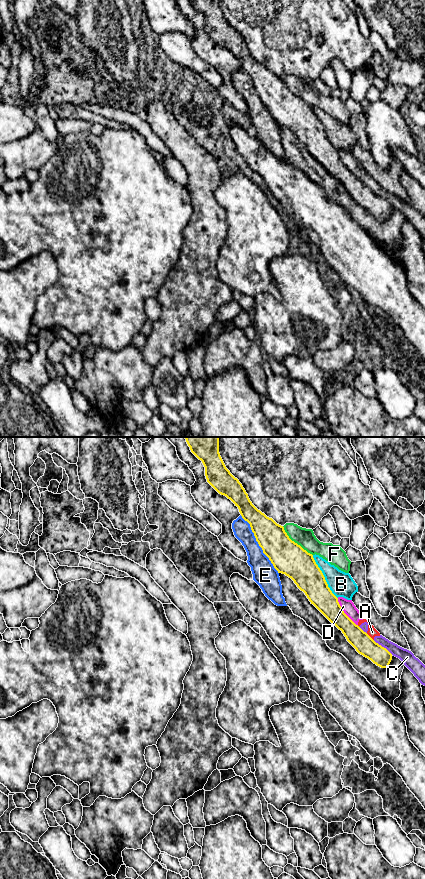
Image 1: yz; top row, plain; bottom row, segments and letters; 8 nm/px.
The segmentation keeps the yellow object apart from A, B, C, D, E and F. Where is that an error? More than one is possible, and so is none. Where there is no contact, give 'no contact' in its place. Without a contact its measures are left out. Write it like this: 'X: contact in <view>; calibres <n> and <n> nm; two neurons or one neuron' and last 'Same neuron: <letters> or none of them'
A: contact in yz; calibres 160 and 80 nm; two neurons
B: contact in yz; calibres 260 and 200 nm; two neurons
C: contact in yz; calibres 160 and 110 nm; two neurons
D: contact in yz; calibres 190 and 100 nm; two neurons
E: contact in yz; calibres 260 and 190 nm; two neurons
F: contact in yz; calibres 260 and 150 nm; two neurons
Same neuron: none of them

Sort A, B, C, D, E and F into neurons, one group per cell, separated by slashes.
A C D / B / E / F

